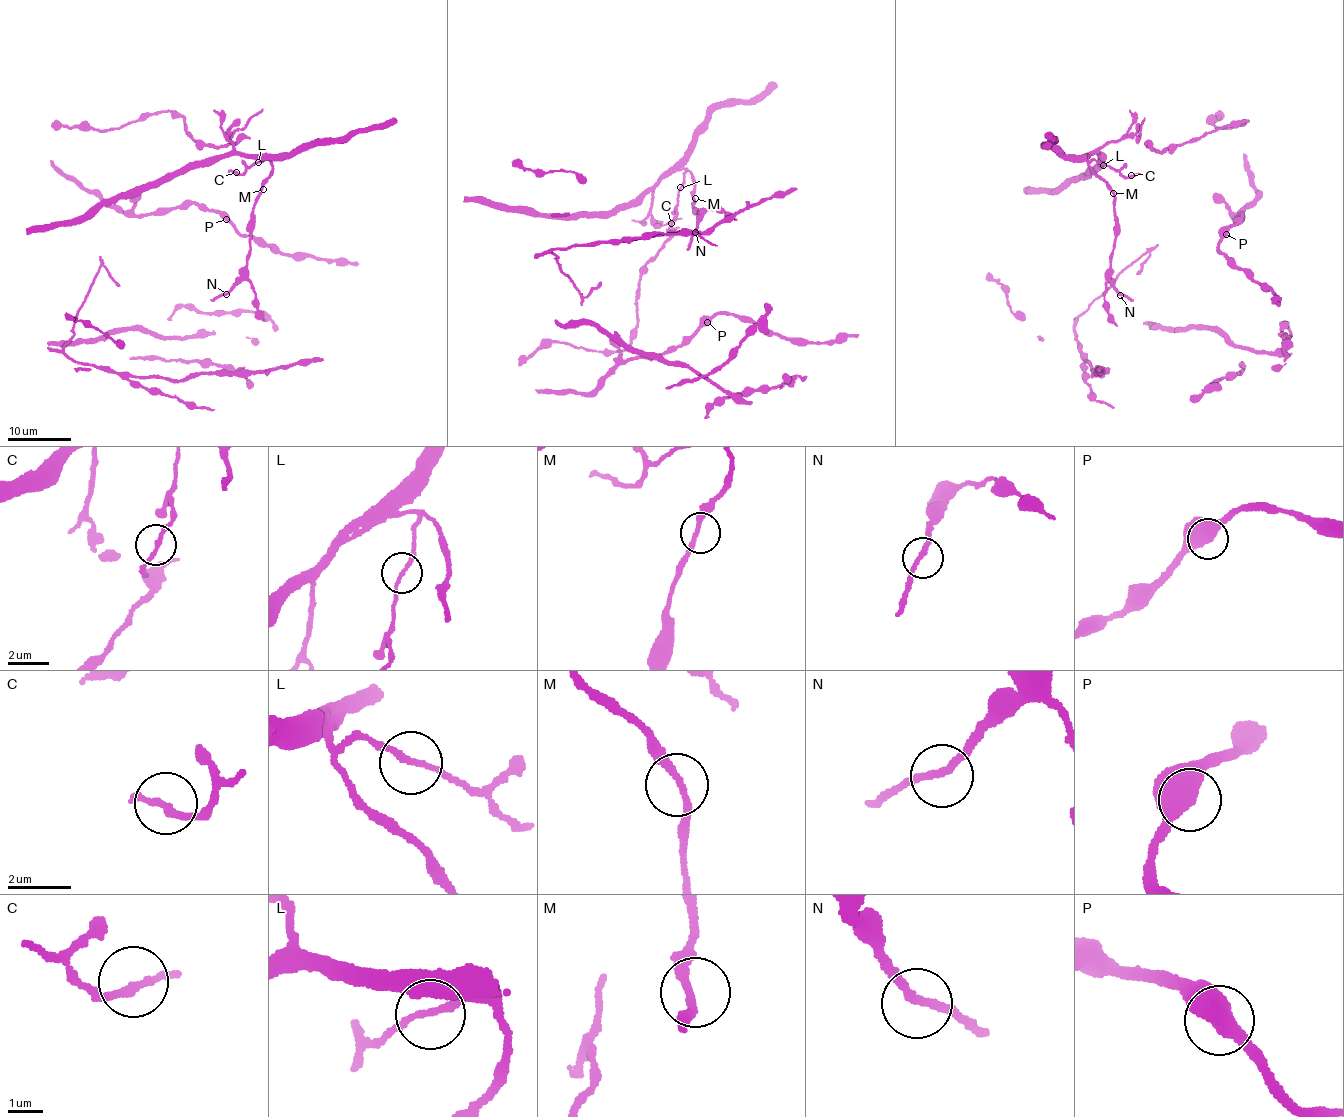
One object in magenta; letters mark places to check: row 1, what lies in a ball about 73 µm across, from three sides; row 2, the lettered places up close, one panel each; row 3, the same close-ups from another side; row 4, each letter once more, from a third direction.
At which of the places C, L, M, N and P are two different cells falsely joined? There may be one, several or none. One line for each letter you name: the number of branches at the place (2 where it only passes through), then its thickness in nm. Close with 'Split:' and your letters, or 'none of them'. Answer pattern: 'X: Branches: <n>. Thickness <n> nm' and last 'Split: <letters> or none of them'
C: Branches: 2. Thickness 200 nm
Split: C

